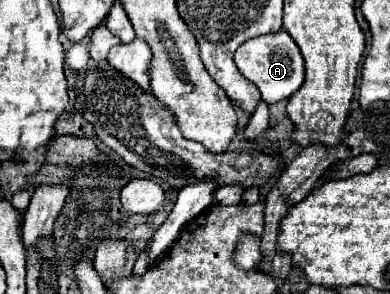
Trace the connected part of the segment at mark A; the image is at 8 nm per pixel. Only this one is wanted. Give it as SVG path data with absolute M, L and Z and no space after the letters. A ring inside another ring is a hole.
M285 29L245 41L235 51L235 65L249 81L257 85L257 89L261 91L261 97L267 103L277 103L281 99L291 97L303 85L303 77L305 77L303 55L297 43L293 41L293 37Z

